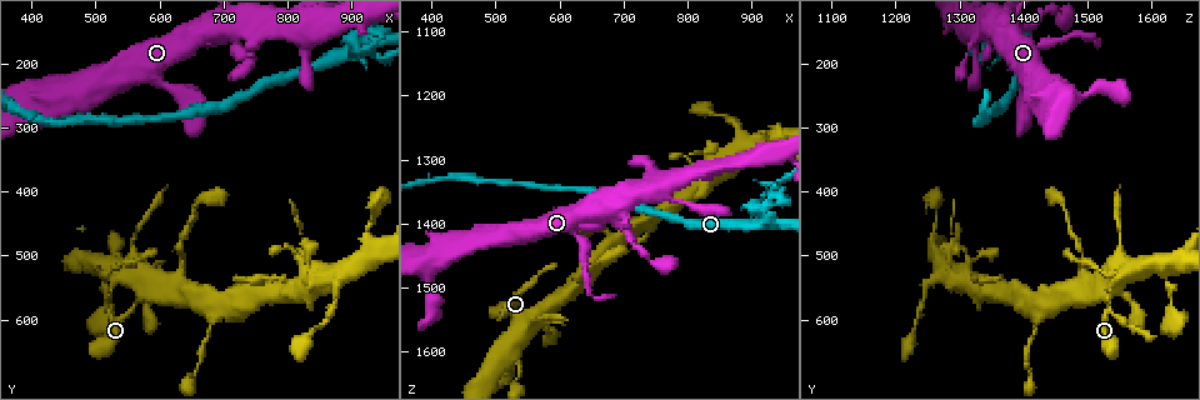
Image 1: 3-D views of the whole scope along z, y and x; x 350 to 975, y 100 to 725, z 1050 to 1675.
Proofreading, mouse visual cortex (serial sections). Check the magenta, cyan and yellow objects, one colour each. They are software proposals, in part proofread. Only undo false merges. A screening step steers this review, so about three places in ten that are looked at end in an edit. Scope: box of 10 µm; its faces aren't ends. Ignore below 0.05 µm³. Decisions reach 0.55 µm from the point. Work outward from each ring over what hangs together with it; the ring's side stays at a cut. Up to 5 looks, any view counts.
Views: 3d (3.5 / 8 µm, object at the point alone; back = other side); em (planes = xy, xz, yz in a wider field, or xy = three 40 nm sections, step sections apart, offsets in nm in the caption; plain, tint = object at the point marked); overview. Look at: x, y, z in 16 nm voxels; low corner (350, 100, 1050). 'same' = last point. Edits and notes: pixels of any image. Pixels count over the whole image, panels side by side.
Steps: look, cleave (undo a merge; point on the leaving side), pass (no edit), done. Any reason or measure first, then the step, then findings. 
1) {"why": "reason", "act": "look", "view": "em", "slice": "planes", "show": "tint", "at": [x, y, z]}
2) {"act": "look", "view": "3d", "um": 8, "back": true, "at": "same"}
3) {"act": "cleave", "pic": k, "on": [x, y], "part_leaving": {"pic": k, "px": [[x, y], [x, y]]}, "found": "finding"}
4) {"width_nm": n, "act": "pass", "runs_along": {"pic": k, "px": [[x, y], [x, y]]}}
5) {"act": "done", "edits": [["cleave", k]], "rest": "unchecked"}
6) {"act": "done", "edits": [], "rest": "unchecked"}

{"why": "sudden change in width", "act": "look", "view": "3d", "um": 8, "at": [630, 250, 1400]}

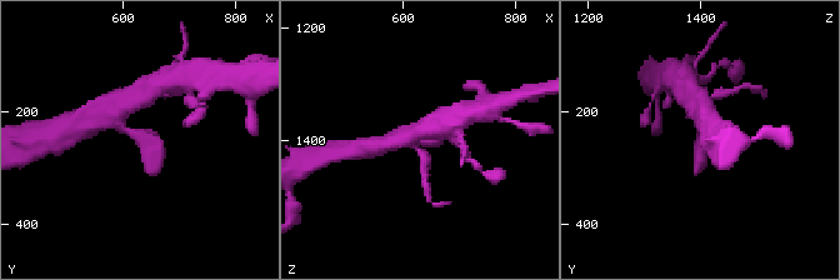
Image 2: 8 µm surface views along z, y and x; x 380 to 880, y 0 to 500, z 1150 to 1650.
{"why": "closer look", "act": "look", "view": "3d", "um": 3.5, "at": "same"}

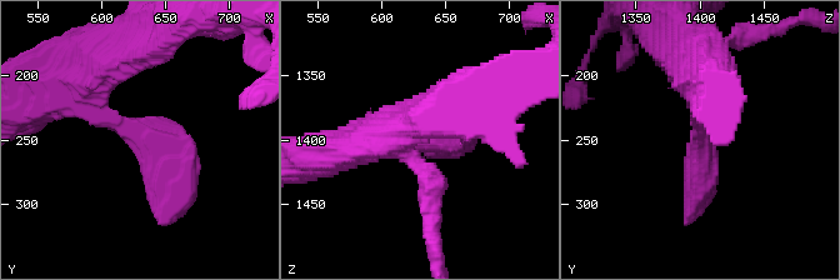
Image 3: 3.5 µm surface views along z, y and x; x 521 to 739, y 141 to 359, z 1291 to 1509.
{"why": "now the EM", "act": "look", "view": "em", "slice": "xy", "step": 2, "show": "tint", "at": [632, 252, 1402]}

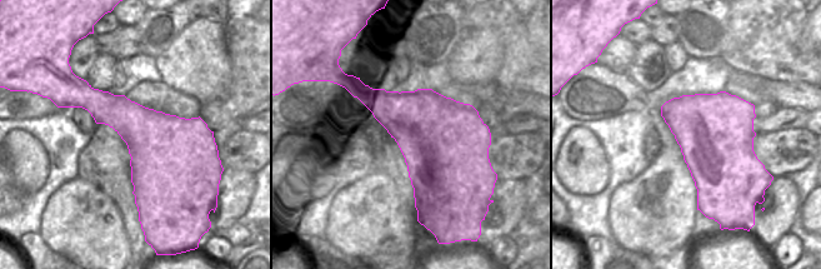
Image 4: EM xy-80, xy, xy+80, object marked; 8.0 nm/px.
{"width_nm": 650, "act": "pass", "runs_along": {"pic": 3, "px": [[90, 80], [159, 160], [168, 214]]}, "found": "continuous, no second cell"}

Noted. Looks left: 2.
{"why": "sharp bend", "act": "look", "view": "3d", "um": 3.5, "at": [935, 180, 1330]}

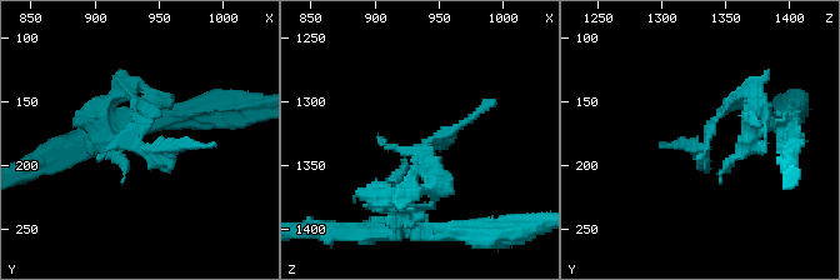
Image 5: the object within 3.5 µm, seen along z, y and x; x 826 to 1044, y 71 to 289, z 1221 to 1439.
{"act": "look", "view": "em", "slice": "xy", "step": 5, "show": "tint", "at": [938, 180, 1334]}

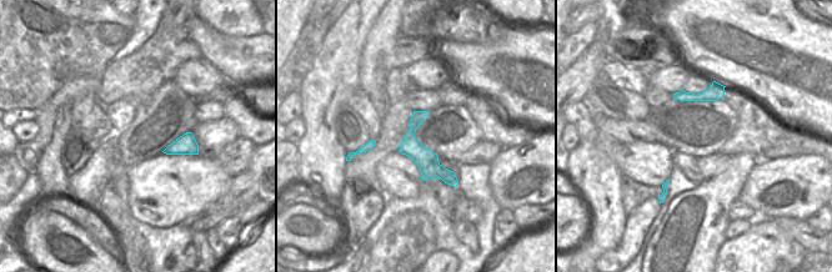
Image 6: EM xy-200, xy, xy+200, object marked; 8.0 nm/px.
{"act": "pass", "runs_along": {"pic": 6, "px": [[416, 114], [411, 145], [454, 182]]}, "found": "one cell here"}

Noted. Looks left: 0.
{"act": "done", "edits": [], "rest": "unchecked"}

